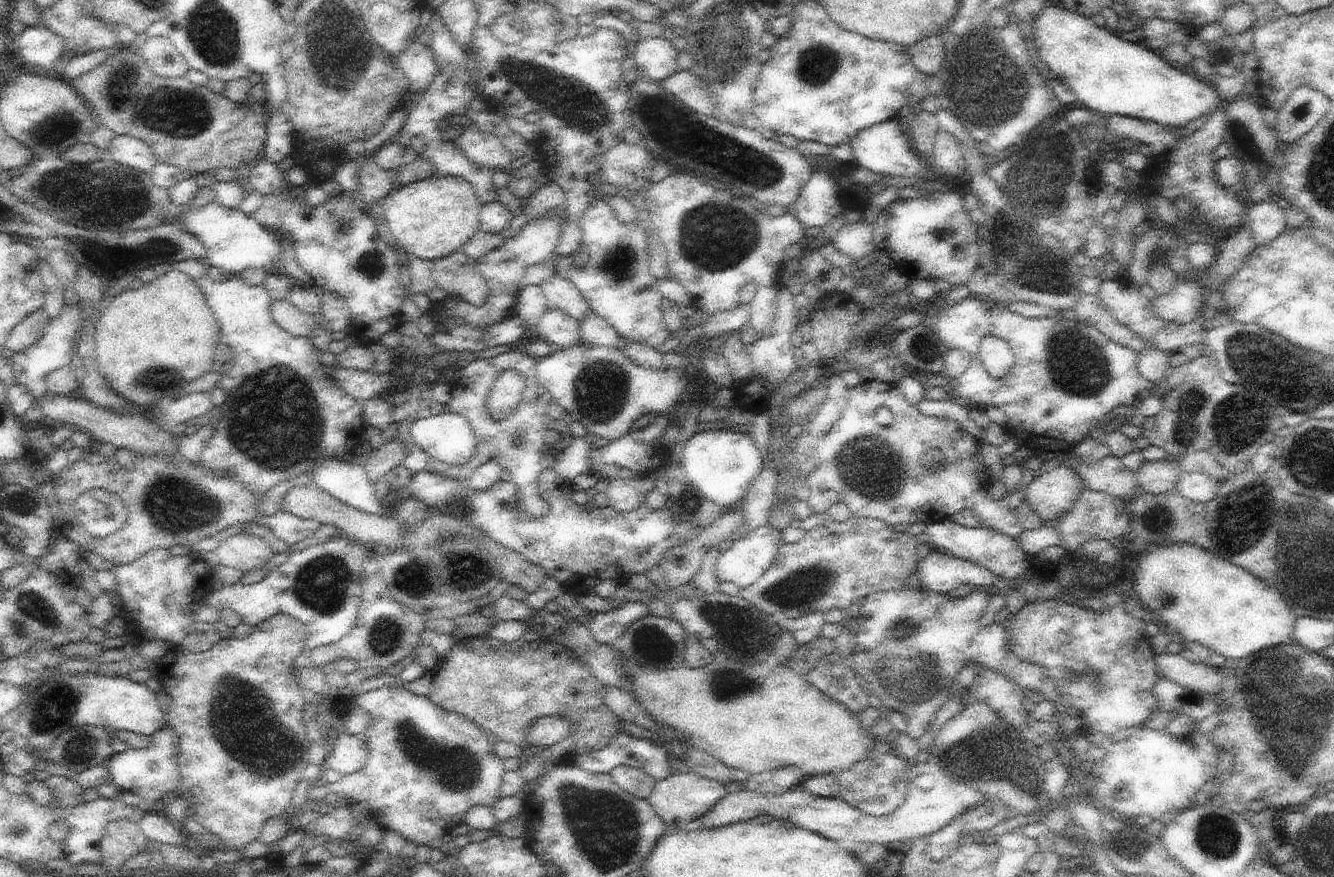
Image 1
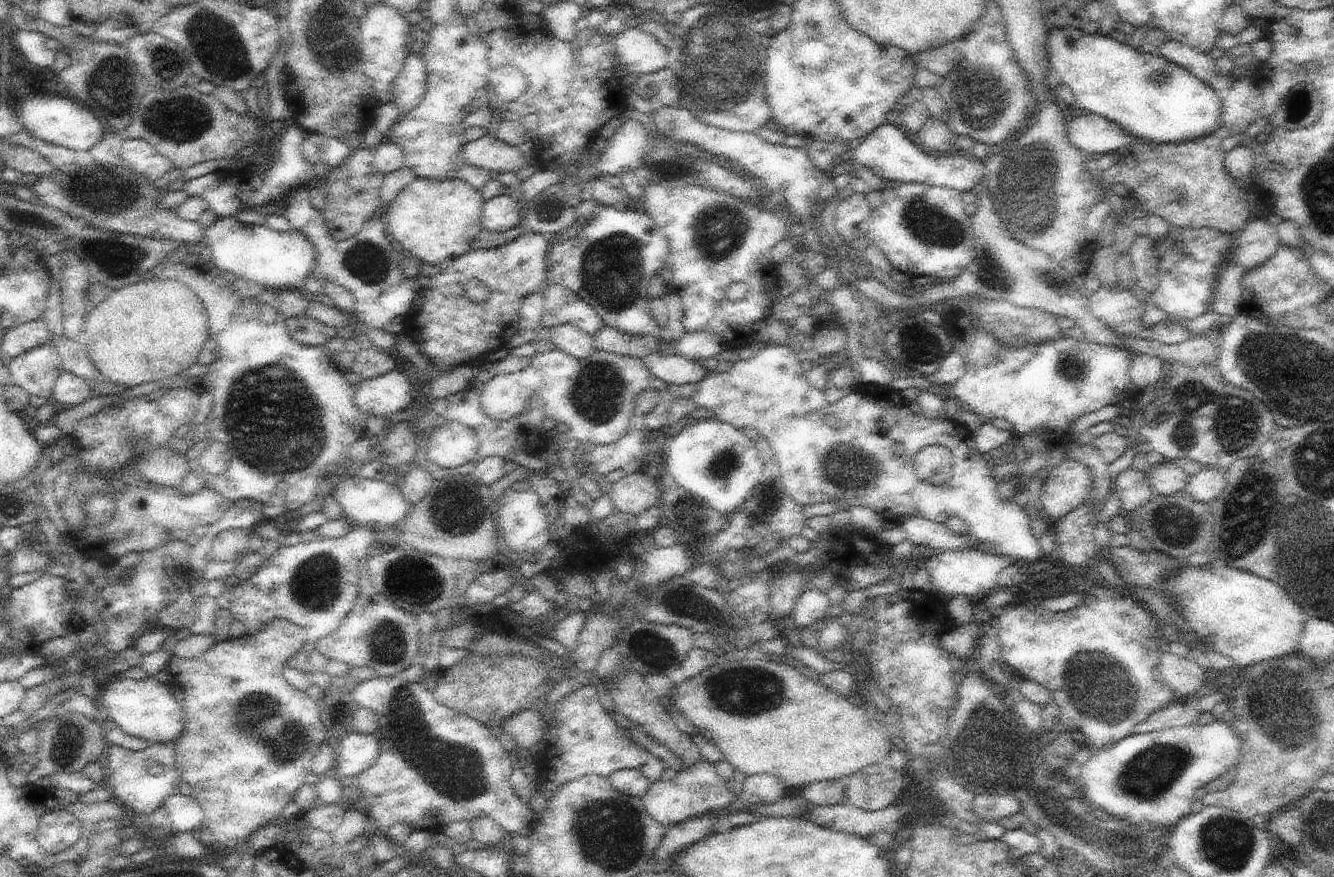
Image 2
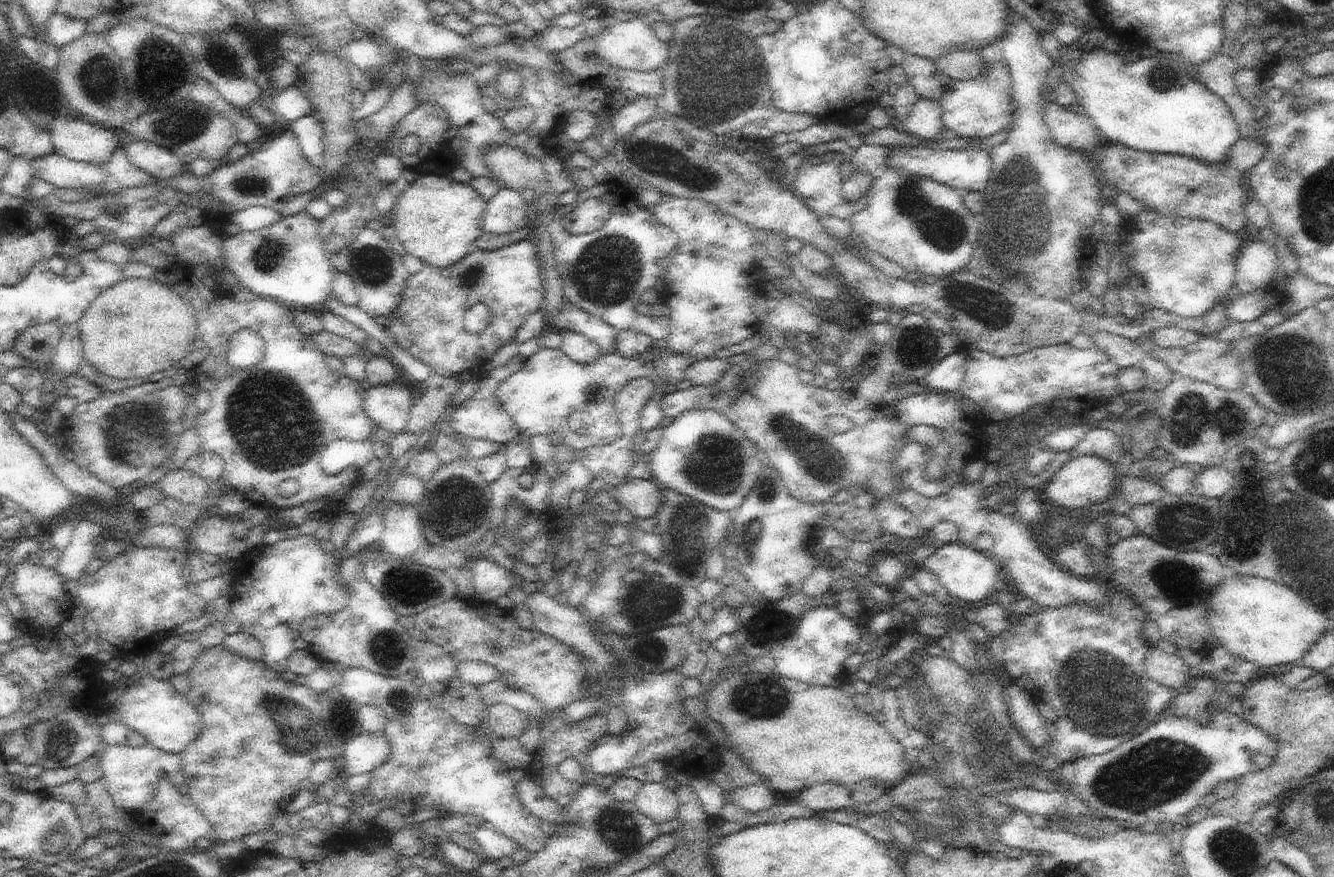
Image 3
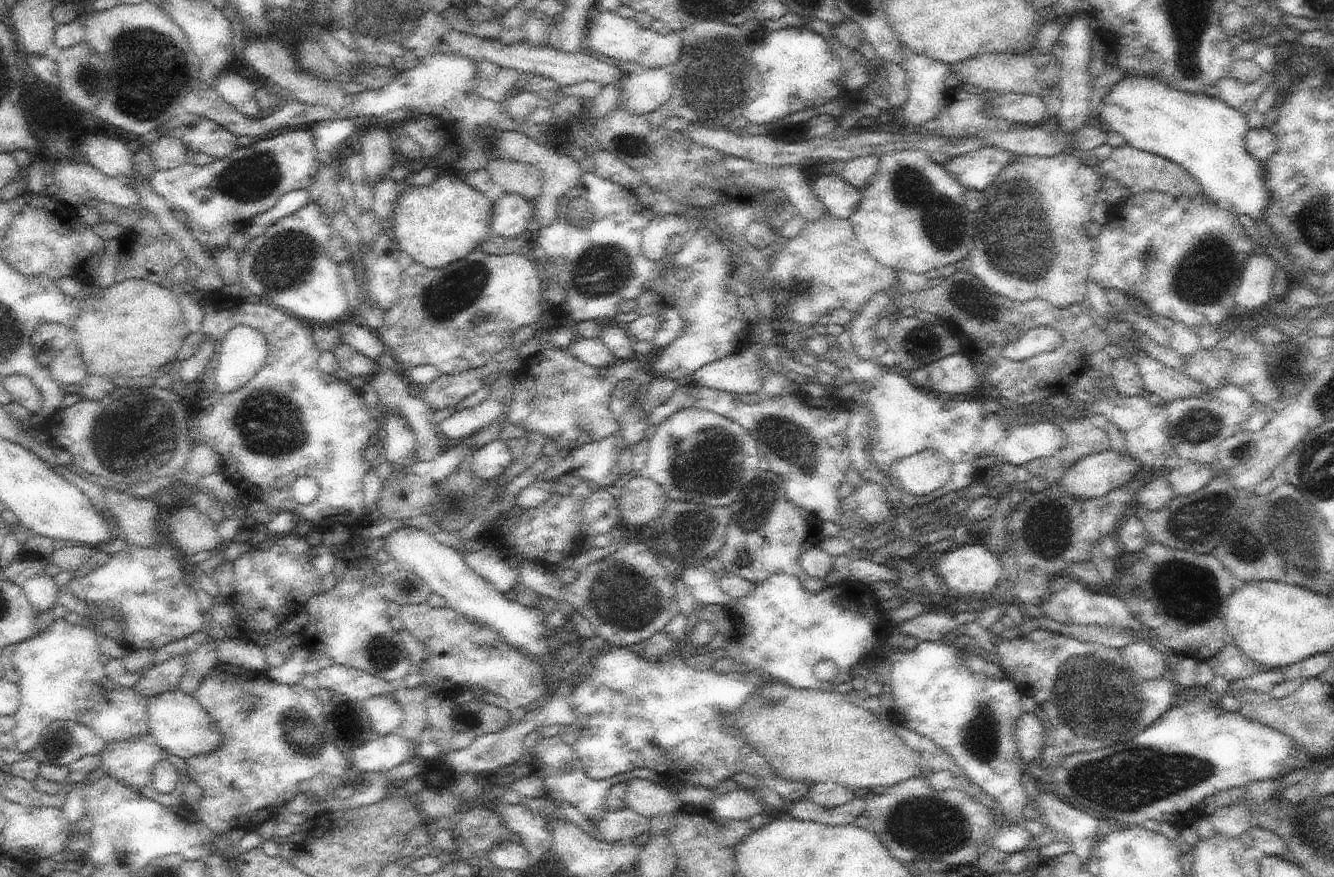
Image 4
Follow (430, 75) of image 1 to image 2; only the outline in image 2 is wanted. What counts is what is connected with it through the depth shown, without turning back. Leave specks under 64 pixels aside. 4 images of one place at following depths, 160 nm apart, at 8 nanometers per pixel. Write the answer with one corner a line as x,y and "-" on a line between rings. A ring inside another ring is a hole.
411,52
404,61
393,88
393,100
400,107
401,116
416,108
426,94
428,69
424,53

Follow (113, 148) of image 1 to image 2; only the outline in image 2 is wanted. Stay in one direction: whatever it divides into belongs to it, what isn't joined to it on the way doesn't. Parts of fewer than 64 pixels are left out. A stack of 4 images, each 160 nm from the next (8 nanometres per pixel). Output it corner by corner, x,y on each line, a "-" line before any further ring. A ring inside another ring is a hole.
130,138
125,140
121,155
123,163
128,168
146,176
151,183
155,183
175,168
165,156
145,140

